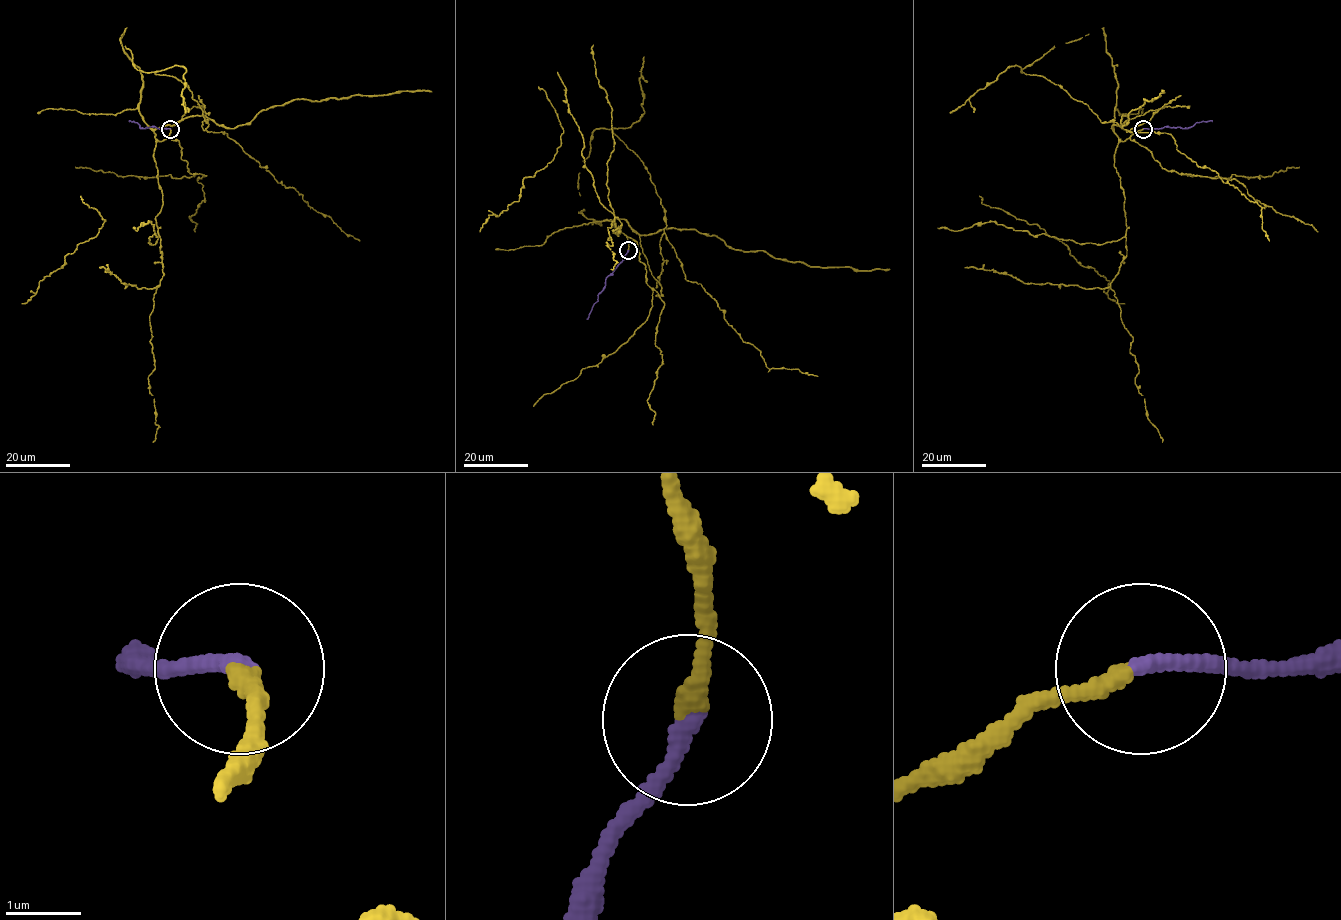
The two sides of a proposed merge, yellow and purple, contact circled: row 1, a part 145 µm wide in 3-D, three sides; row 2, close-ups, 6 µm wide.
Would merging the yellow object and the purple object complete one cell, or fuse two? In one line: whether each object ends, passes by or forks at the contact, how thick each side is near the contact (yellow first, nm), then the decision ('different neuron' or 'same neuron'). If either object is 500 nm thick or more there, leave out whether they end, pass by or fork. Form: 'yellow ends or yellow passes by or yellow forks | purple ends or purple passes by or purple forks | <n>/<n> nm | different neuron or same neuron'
yellow ends | purple ends | 240/220 nm | same neuron

